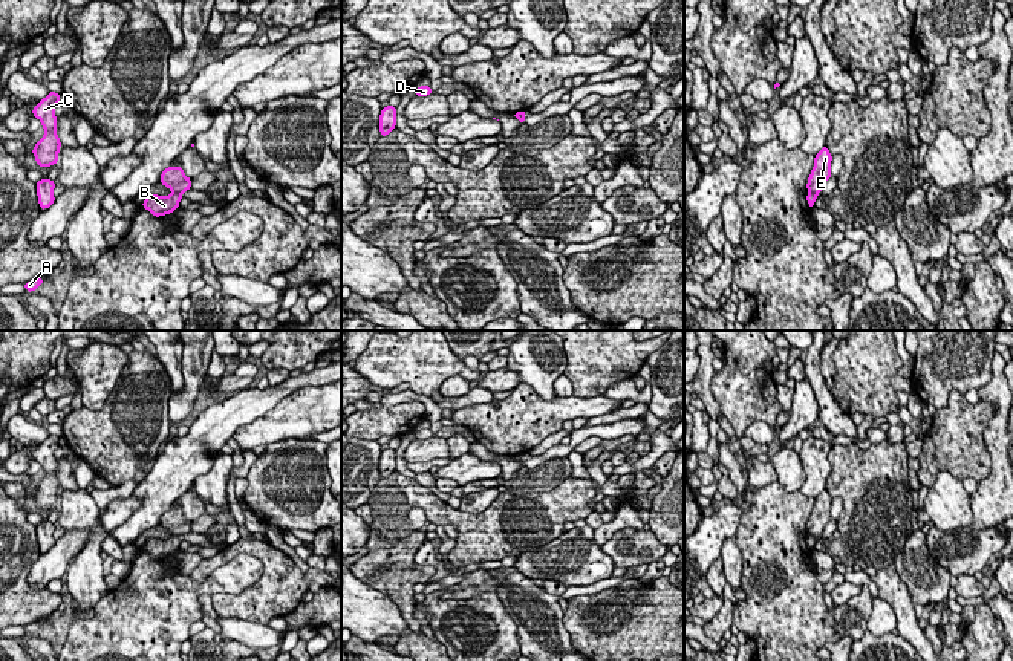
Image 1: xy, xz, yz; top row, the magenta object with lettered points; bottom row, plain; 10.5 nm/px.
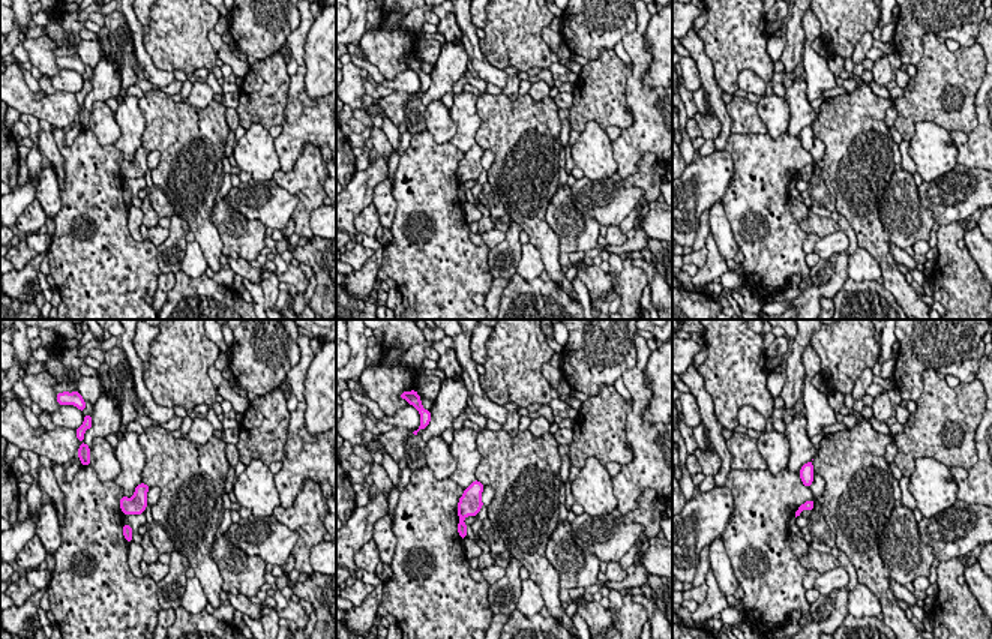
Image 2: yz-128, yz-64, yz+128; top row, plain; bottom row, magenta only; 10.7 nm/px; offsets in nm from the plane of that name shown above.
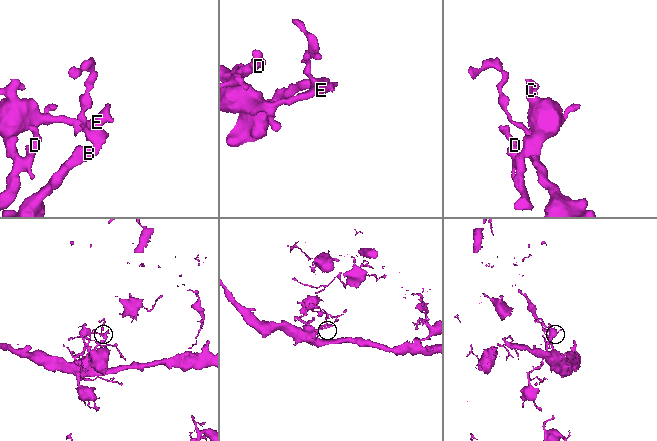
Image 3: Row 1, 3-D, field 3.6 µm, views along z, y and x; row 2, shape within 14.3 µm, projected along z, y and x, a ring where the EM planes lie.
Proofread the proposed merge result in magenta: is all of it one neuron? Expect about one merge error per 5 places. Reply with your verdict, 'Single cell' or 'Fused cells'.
Fused cells

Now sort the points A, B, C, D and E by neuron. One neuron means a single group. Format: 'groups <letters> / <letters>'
groups A C D E / B

